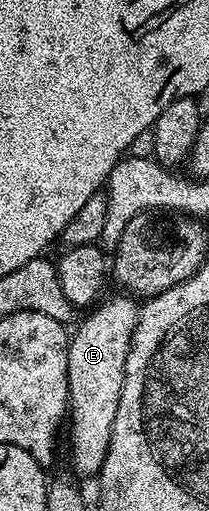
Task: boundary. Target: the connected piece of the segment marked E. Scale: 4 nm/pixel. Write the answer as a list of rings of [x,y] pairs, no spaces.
[[[120,295],[121,297],[113,297],[110,301],[102,300],[96,307],[90,308],[89,313],[81,322],[76,322],[77,330],[72,330],[69,338],[69,350],[67,351],[67,383],[69,384],[69,412],[67,414],[67,433],[69,429],[69,457],[73,460],[73,469],[81,477],[96,478],[101,472],[103,463],[107,459],[107,451],[111,443],[111,435],[113,434],[113,424],[115,423],[115,411],[119,411],[119,399],[123,395],[123,383],[125,382],[125,368],[127,367],[127,355],[129,349],[133,346],[133,332],[137,330],[137,314],[139,305],[132,296]]]

